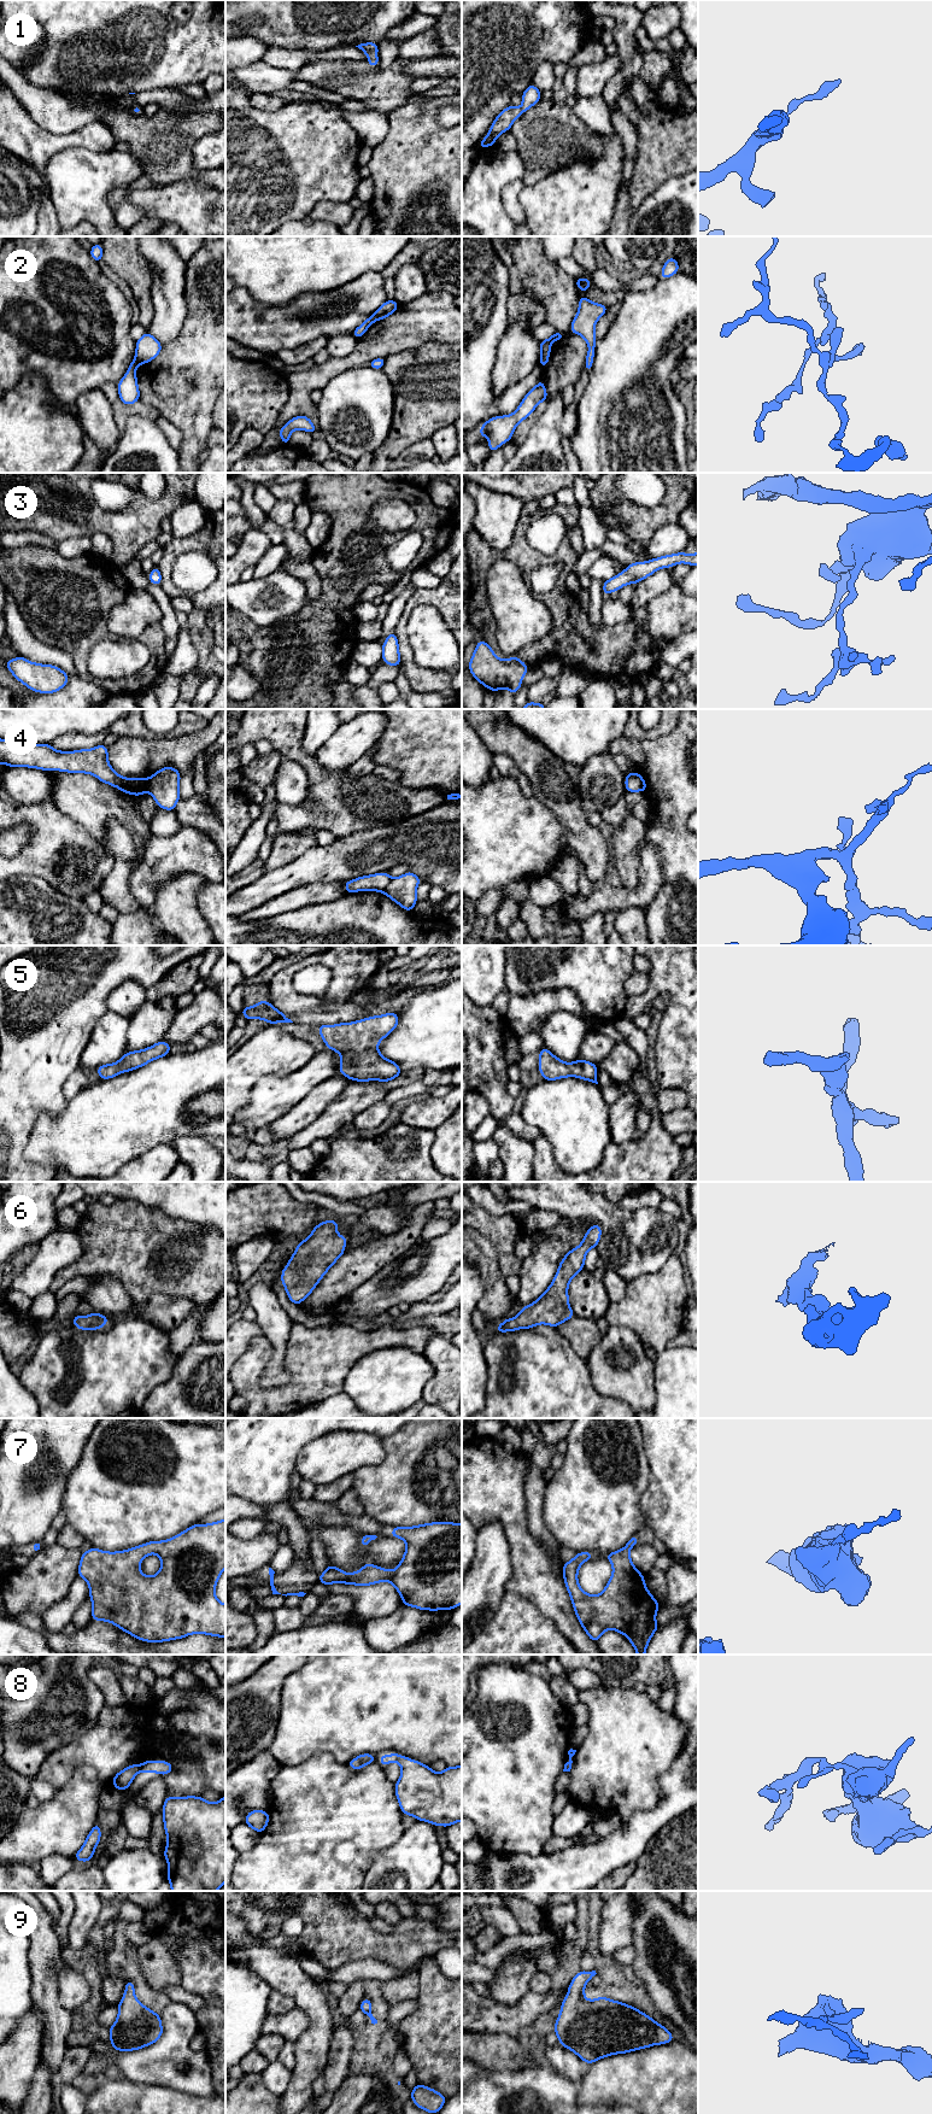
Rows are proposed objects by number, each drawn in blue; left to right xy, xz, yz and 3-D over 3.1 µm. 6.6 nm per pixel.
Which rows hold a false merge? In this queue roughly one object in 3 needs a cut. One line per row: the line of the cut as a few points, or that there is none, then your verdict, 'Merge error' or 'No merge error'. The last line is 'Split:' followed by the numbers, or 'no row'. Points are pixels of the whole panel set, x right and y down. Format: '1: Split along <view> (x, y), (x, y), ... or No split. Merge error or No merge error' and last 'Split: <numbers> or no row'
1: No split. No merge error
2: Split along xy (135, 357), (140, 363). Merge error
3: No split. No merge error
4: Split along xz (392, 878), (382, 891). Merge error
5: No split. No merge error
6: No split. No merge error
7: No split. No merge error
8: Split along xy (141, 1766), (139, 1770). Merge error
9: No split. No merge error
Split: 2, 4, 8

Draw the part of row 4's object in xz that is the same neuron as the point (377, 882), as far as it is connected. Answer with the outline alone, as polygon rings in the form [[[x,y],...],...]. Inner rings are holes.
[[[387,872],[358,877],[353,880],[345,882],[345,891],[347,894],[357,891],[383,892],[391,879],[392,878],[388,876]]]

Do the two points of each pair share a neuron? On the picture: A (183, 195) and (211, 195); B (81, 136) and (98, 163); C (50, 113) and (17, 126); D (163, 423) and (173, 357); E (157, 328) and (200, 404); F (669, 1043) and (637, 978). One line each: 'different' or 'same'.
A: same
B: different
C: different
D: different
E: different
F: different

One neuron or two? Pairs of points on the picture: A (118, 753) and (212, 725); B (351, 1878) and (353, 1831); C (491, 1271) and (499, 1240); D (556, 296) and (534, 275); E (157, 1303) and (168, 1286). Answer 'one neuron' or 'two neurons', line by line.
A: one neuron
B: one neuron
C: two neurons
D: one neuron
E: two neurons

